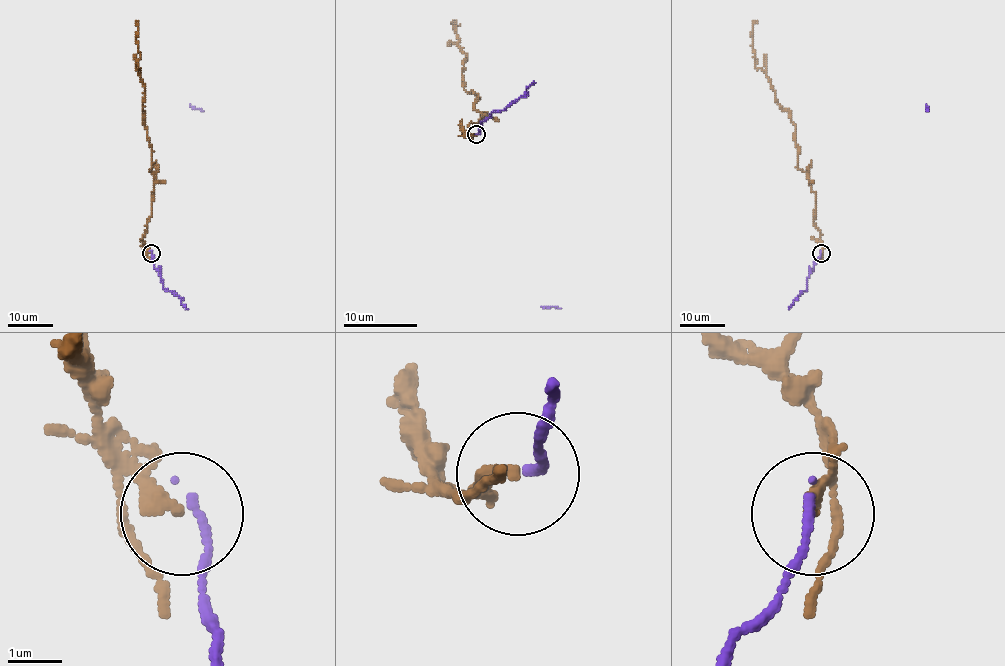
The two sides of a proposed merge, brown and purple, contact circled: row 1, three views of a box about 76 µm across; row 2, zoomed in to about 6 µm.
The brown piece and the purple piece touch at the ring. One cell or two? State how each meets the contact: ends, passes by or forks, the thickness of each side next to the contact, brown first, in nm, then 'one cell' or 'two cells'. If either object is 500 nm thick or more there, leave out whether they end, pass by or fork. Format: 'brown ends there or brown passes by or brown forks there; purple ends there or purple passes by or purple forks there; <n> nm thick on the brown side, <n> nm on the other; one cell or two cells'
brown ends there; purple ends there; 240 nm thick on the brown side, 160 nm on the other; two cells

